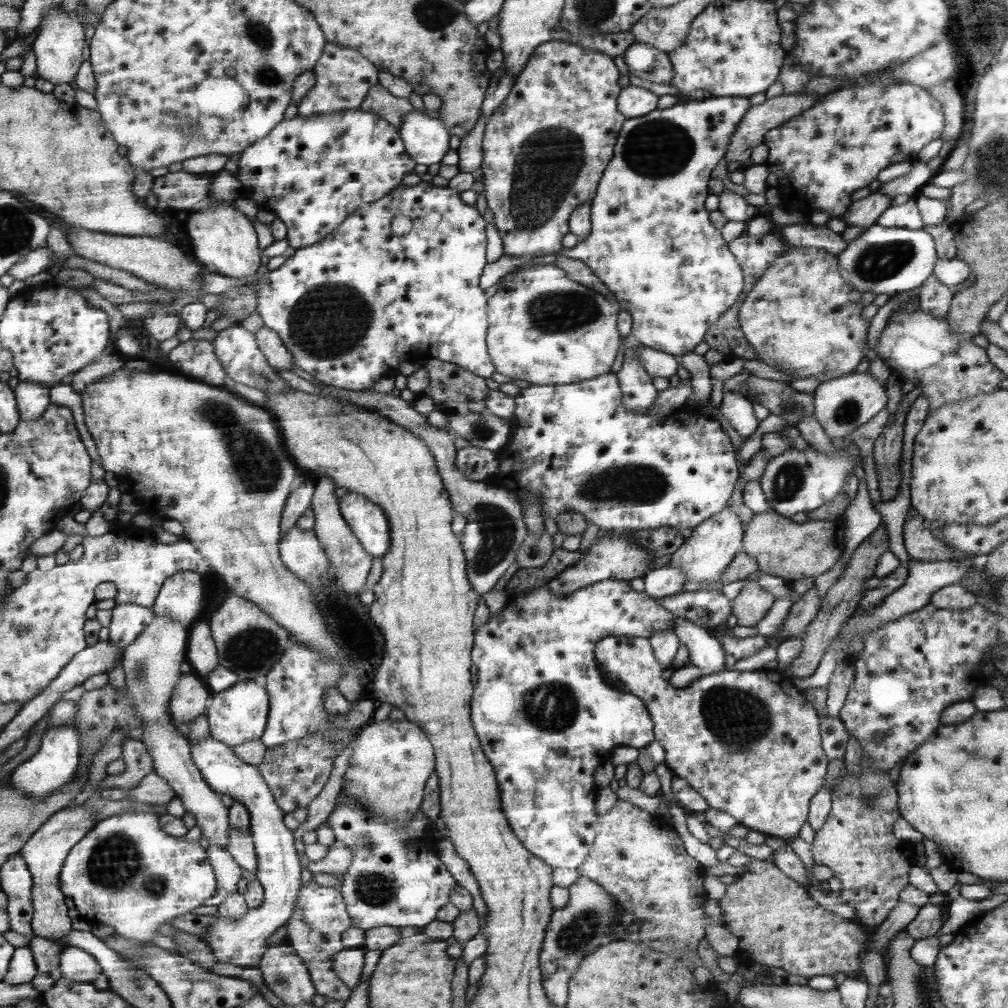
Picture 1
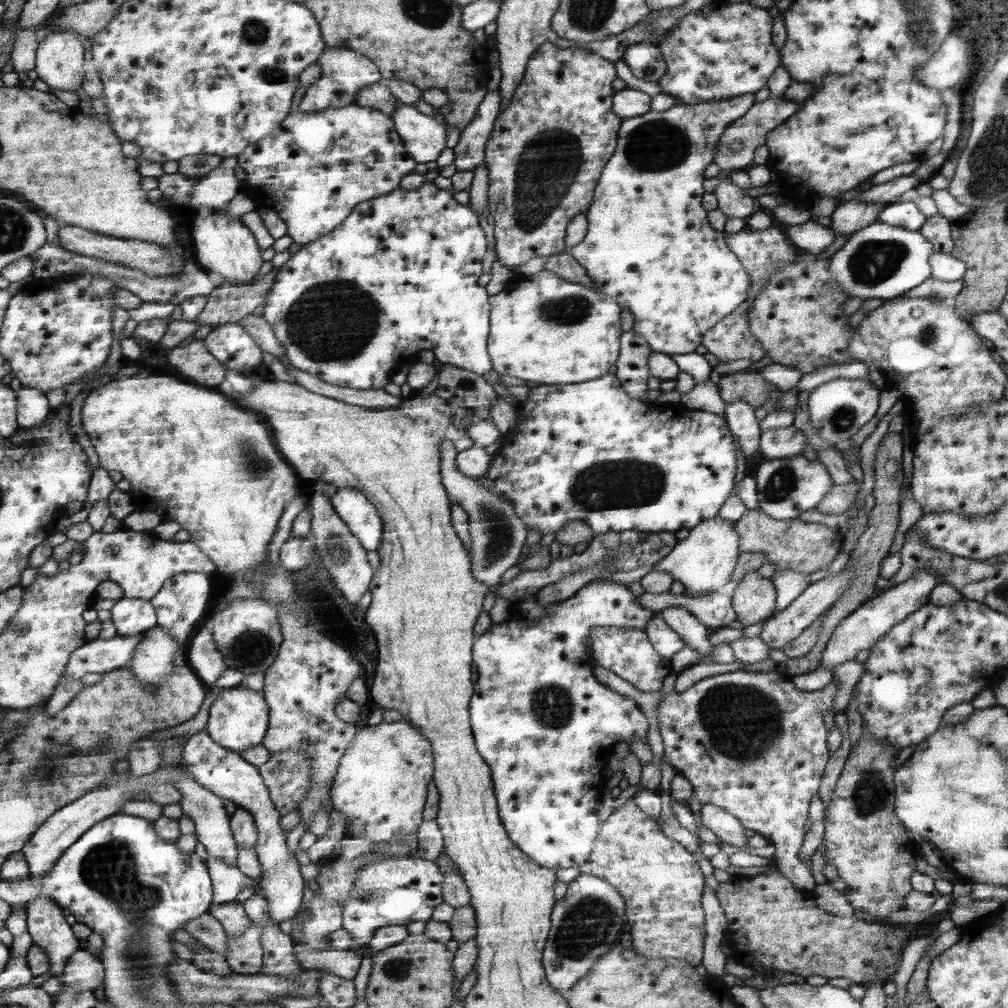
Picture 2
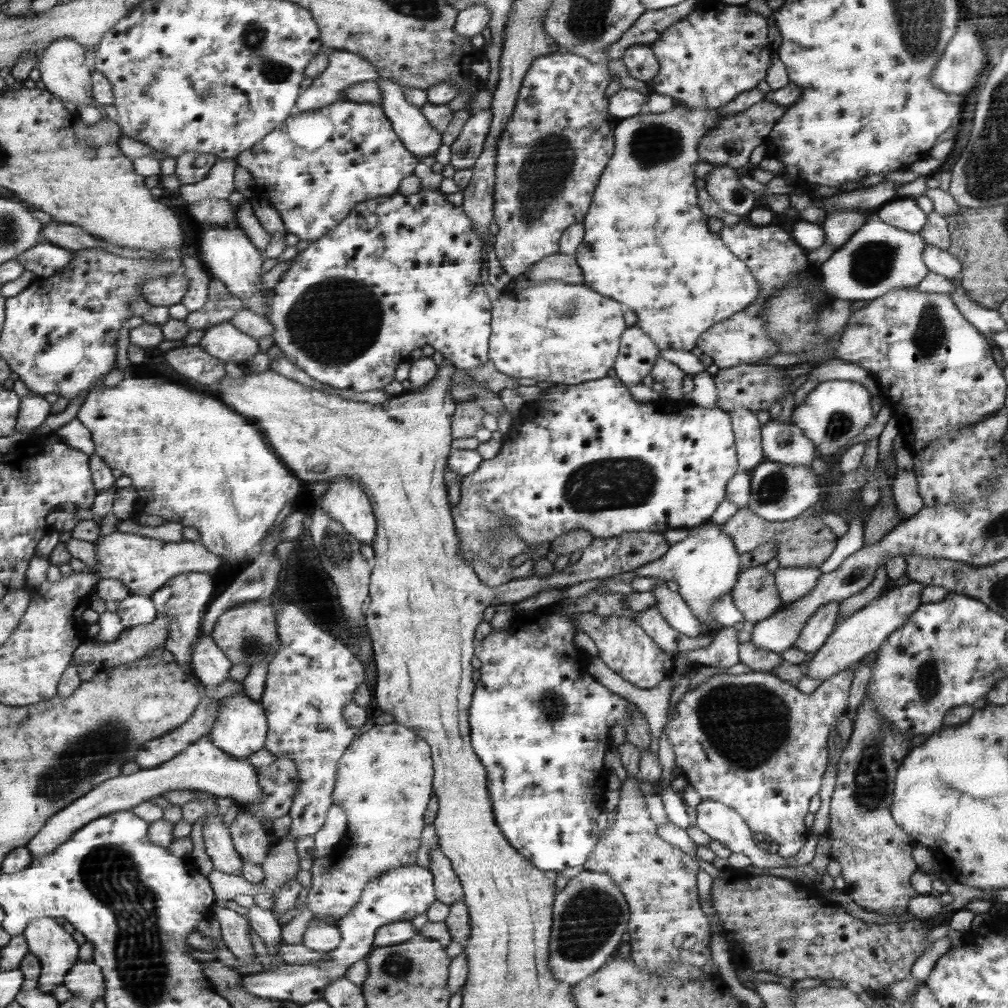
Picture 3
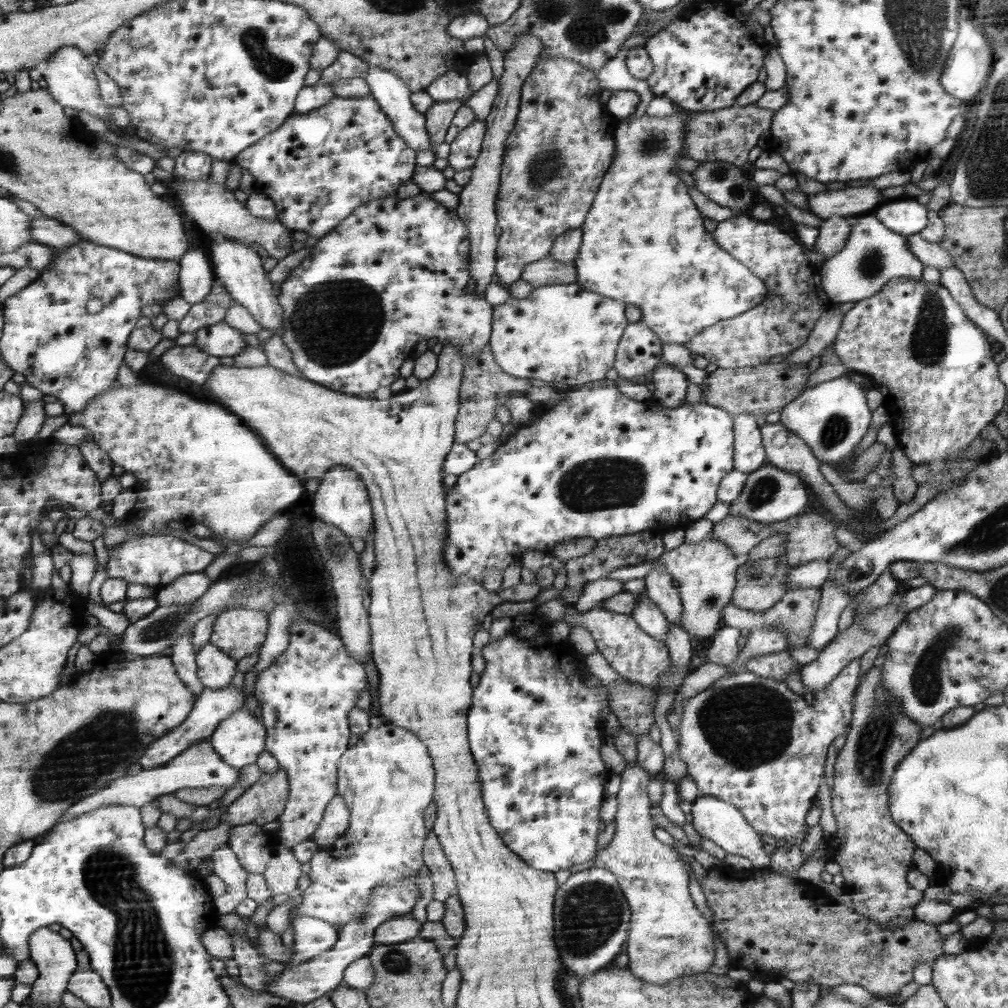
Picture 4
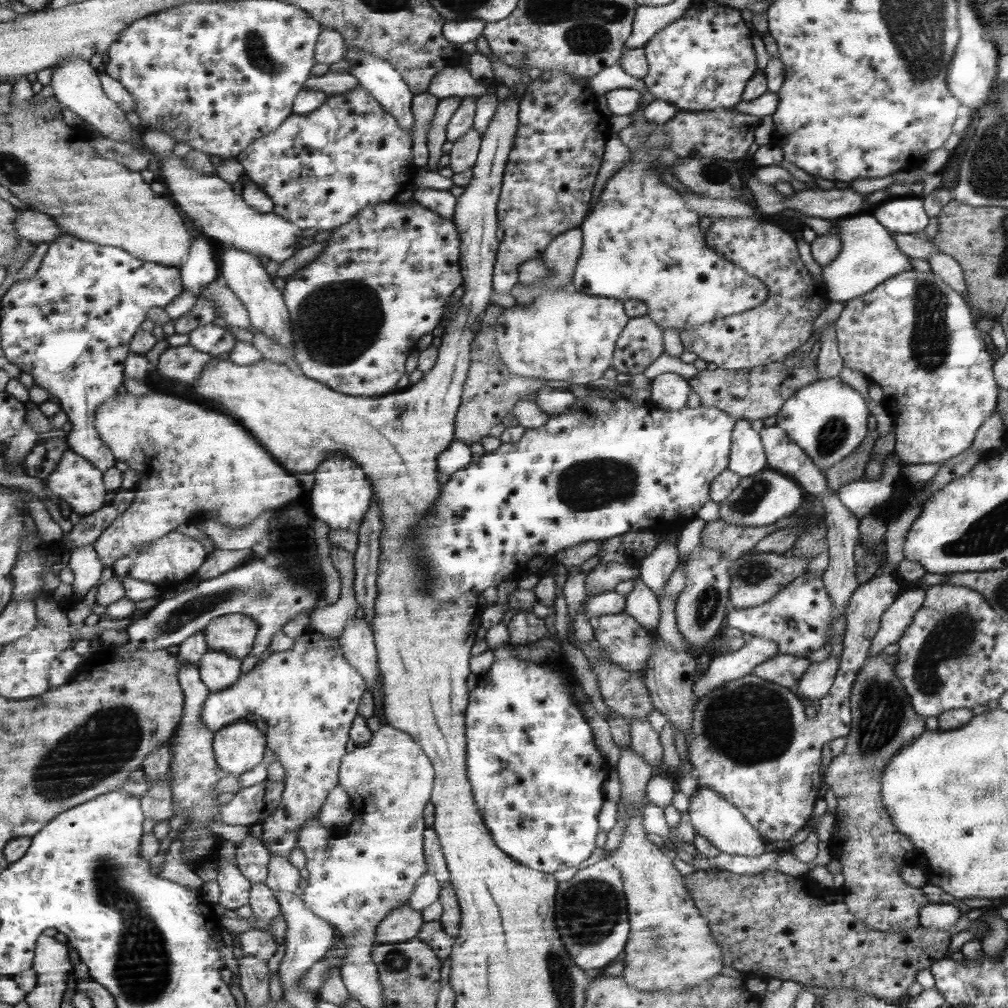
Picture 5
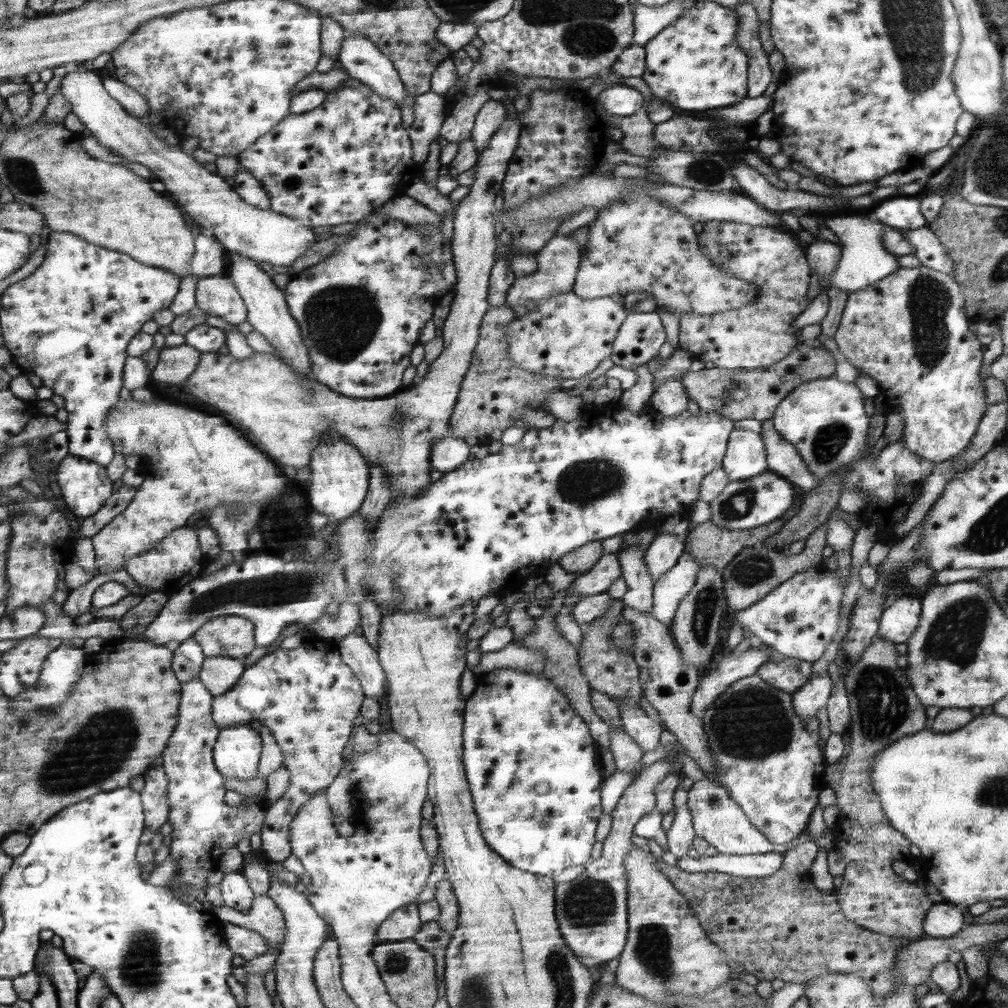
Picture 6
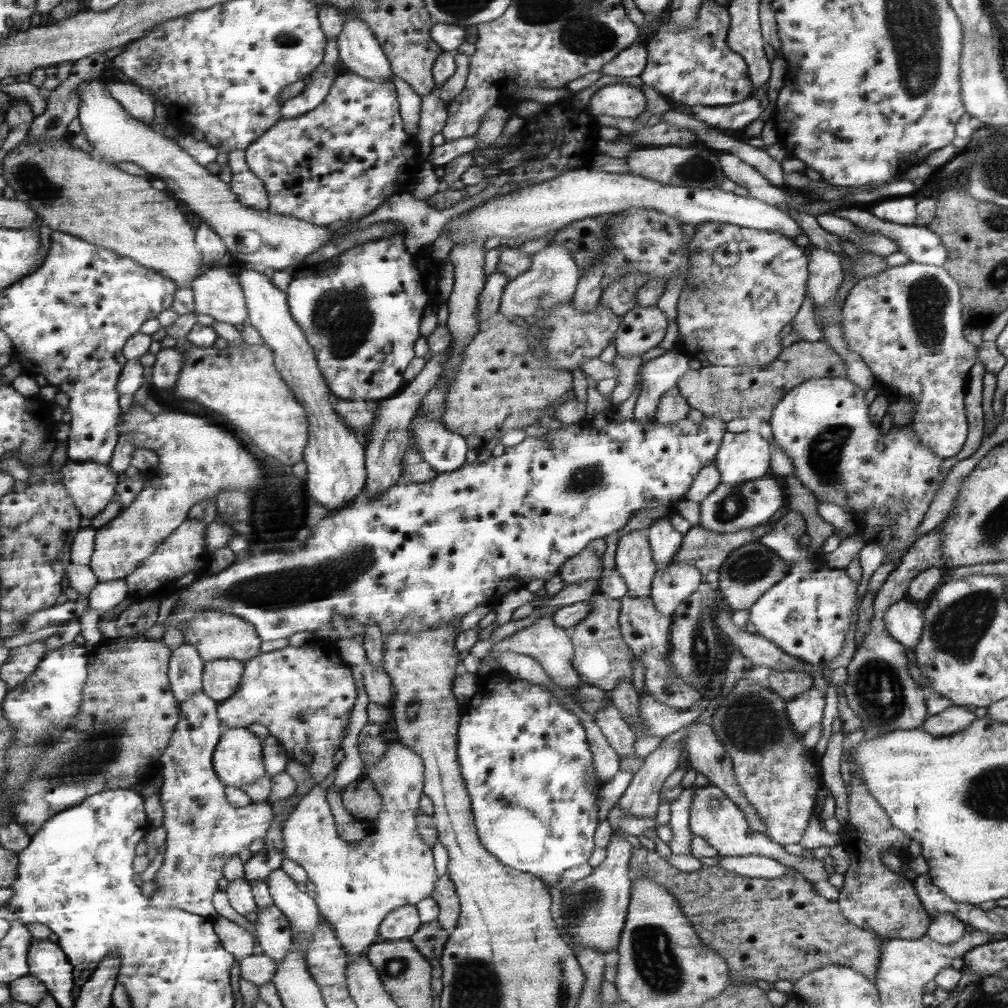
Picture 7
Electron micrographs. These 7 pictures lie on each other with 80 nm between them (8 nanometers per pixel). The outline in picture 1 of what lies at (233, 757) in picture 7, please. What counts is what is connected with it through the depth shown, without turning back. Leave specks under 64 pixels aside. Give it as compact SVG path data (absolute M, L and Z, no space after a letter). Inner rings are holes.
M258 680L240 681L237 685L214 694L210 699L207 715L212 736L230 747L245 744L251 740L262 740L270 717L269 690Z

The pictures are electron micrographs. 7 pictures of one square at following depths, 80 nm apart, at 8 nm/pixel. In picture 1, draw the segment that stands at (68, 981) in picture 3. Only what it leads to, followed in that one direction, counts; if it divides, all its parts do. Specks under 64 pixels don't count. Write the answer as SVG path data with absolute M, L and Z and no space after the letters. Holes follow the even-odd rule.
M68 946L60 956L60 972L66 980L93 985L104 973L104 968L91 953L76 946Z

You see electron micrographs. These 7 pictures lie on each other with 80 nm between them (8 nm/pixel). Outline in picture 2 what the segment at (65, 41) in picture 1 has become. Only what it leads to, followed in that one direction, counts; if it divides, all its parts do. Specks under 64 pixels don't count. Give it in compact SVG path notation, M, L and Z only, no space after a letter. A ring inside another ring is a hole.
M56 30L41 39L35 72L50 89L79 92L85 81L85 48L74 30Z

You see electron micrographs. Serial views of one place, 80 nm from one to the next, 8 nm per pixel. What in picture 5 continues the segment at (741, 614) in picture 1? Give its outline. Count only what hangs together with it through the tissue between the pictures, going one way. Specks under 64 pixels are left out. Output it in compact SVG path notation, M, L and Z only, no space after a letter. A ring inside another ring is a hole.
M745 552L741 558L731 562L727 567L729 575L729 605L730 608L753 608L768 603L773 596L788 587L793 580L804 575L809 564L807 558L785 558L782 554L771 552Z

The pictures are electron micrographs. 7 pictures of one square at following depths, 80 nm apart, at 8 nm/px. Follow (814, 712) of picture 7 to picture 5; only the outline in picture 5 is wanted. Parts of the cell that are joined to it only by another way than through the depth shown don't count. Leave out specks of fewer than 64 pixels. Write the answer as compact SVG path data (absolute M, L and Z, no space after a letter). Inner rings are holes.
M829 653L827 659L811 664L801 675L795 686L797 689L796 696L805 700L805 704L809 704L811 701L816 704L821 701L821 698L827 695L832 686L834 674L837 670L838 658L833 657Z

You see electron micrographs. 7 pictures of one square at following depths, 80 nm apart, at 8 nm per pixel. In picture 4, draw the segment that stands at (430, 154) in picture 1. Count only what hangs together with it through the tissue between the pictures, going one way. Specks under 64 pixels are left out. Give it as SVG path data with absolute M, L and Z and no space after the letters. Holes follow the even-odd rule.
M368 65L367 72L363 76L365 85L369 86L370 96L375 100L376 104L380 106L381 112L388 117L395 128L397 136L401 137L401 140L408 144L408 148L411 148L416 153L417 150L431 150L429 145L429 137L427 137L427 131L424 127L424 116L418 114L411 105L409 97L412 92L407 89L407 86L403 84L395 74L383 70L383 68L377 68L377 66Z

